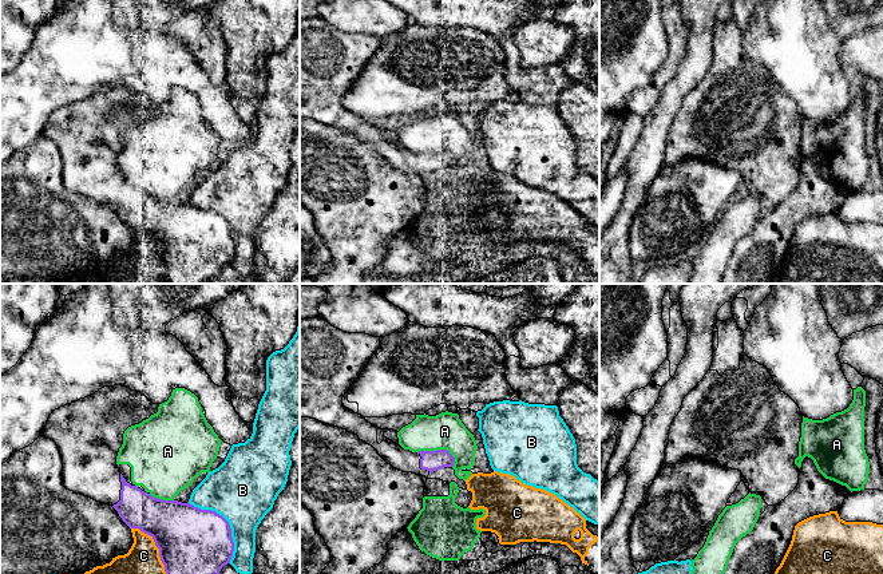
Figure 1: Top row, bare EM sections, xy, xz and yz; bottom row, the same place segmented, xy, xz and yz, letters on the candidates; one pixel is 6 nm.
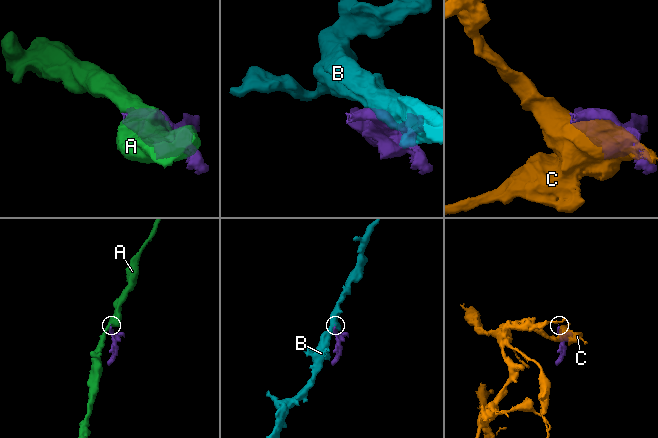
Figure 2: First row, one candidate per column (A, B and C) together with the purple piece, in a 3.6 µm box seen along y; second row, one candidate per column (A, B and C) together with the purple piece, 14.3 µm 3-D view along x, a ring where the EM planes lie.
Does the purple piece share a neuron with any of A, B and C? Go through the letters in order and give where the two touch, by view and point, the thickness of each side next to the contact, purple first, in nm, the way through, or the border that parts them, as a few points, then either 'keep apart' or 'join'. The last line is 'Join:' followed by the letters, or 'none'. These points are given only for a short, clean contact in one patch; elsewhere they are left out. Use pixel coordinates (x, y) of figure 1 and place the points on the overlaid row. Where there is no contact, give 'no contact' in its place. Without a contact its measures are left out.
A: meets purple in xz at (438, 450); 130 nm thick on the purple side, 220 nm on the other; keep apart
B: meets purple in xy at (228, 522); 400 nm thick on the purple side, 400 nm on the other; keep apart
C: meets purple in xy at (155, 545); 400 nm thick on the purple side, 190 nm on the other; keep apart
Join: none

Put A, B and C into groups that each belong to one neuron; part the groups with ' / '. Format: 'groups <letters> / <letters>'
groups A / B / C

